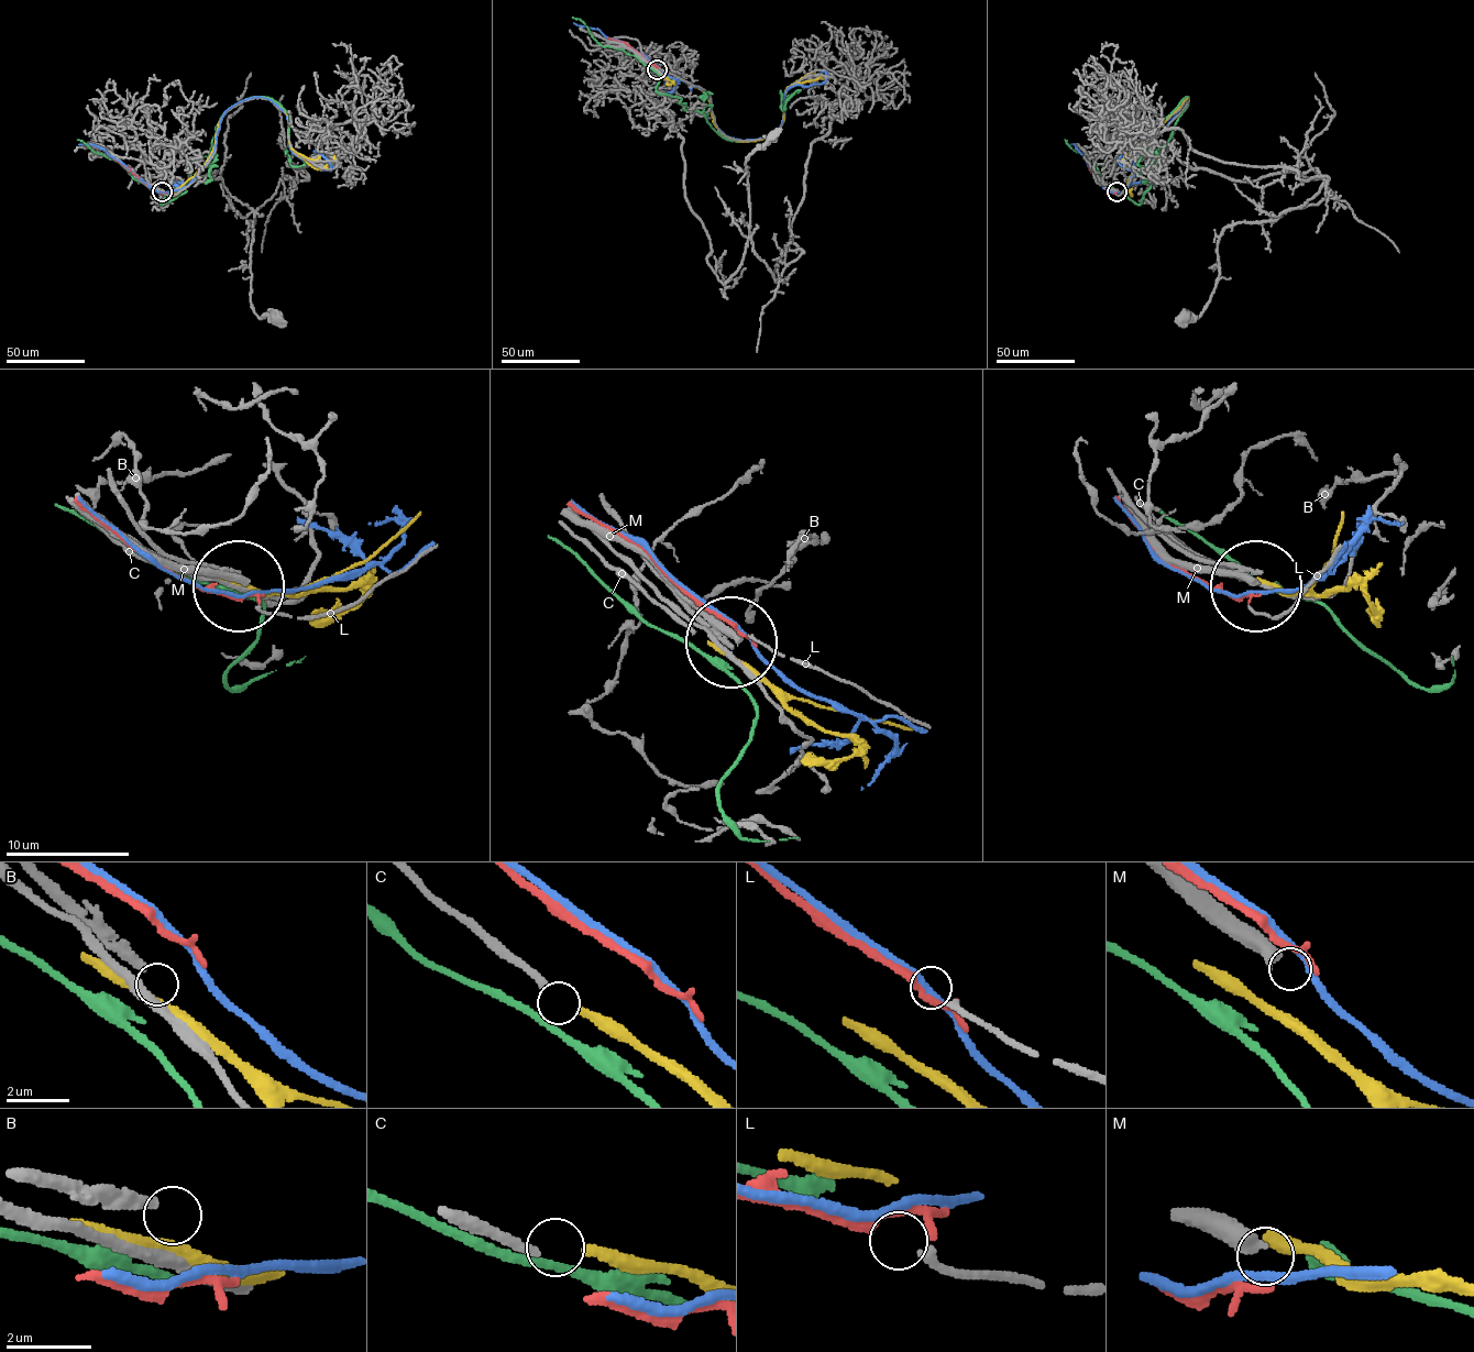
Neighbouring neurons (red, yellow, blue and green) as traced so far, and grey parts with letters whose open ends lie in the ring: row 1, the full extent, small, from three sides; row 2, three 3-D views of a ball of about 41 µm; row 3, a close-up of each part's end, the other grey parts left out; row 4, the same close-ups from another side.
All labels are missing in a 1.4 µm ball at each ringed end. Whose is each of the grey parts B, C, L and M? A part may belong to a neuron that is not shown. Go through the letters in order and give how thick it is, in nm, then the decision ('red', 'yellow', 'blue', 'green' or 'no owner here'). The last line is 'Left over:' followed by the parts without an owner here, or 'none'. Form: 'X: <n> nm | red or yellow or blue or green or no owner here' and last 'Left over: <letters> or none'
B: 320 nm | no owner here
C: 240 nm | yellow
L: 190 nm | red
M: 400 nm | no owner here
Left over: B, M

